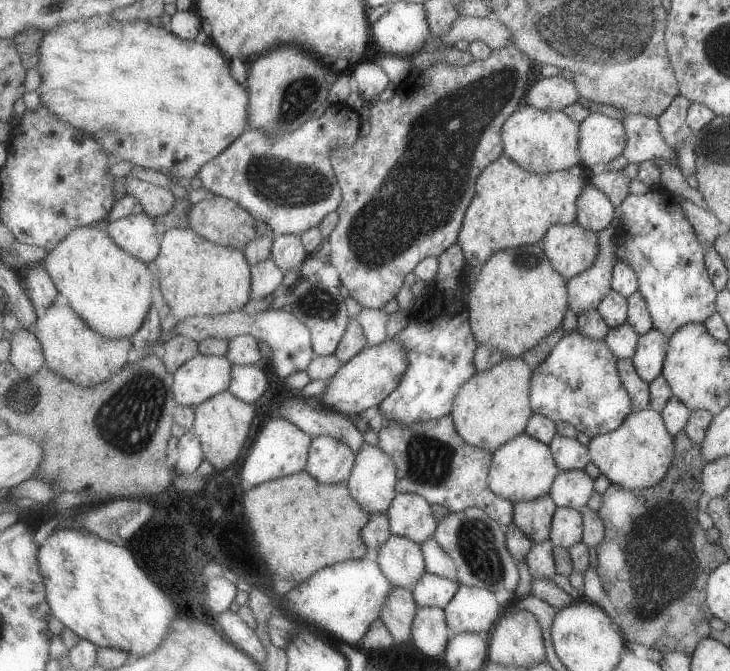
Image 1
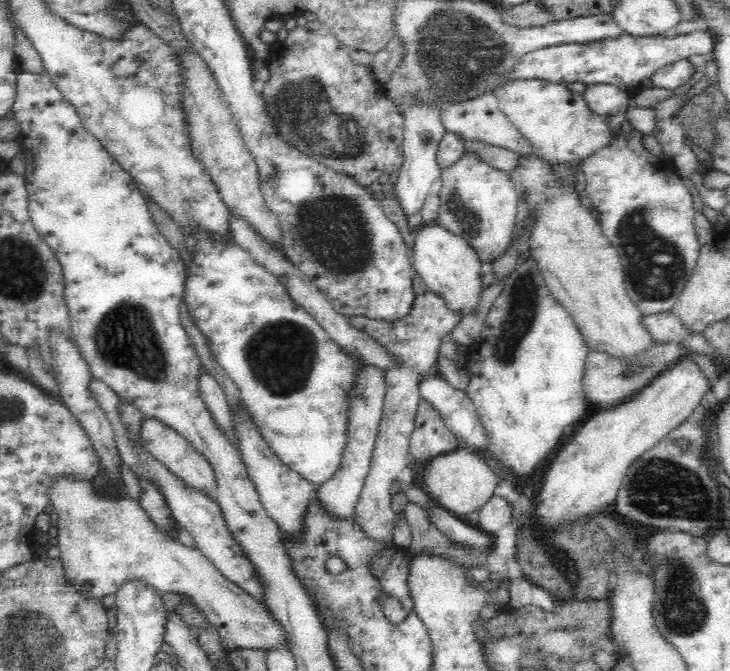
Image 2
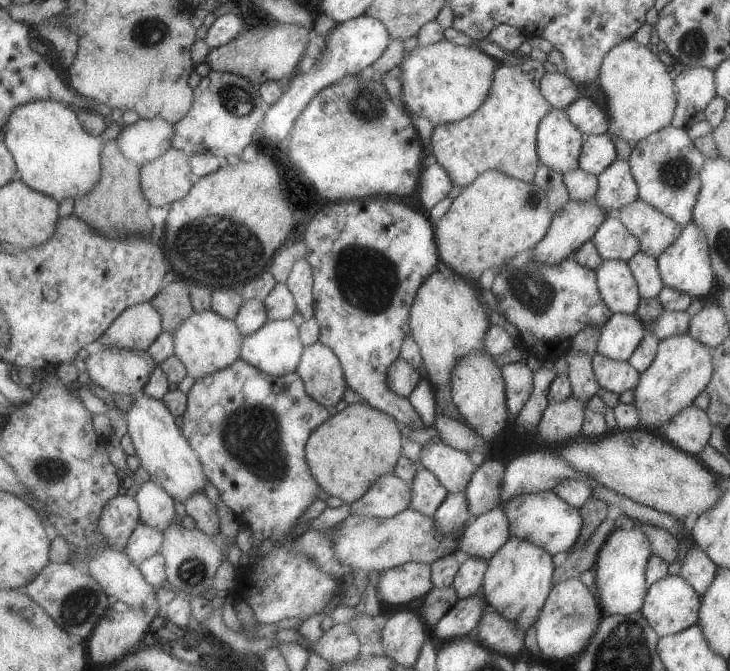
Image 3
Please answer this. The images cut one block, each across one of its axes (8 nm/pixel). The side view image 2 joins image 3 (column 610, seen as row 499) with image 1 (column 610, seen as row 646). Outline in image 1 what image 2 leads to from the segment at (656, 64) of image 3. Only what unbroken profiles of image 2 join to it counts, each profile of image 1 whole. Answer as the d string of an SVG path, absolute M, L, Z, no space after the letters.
M609 225L597 231L598 253L594 263L568 280L569 308L577 316L585 311L595 311L597 305L610 291L611 269L616 253L617 229Z

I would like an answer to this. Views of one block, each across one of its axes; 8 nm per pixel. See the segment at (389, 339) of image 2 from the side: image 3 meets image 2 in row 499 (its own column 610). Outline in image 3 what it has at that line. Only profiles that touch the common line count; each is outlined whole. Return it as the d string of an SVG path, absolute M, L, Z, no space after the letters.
M595 353L591 366L599 386L615 394L633 390L637 384L639 373L627 361L617 361Z

